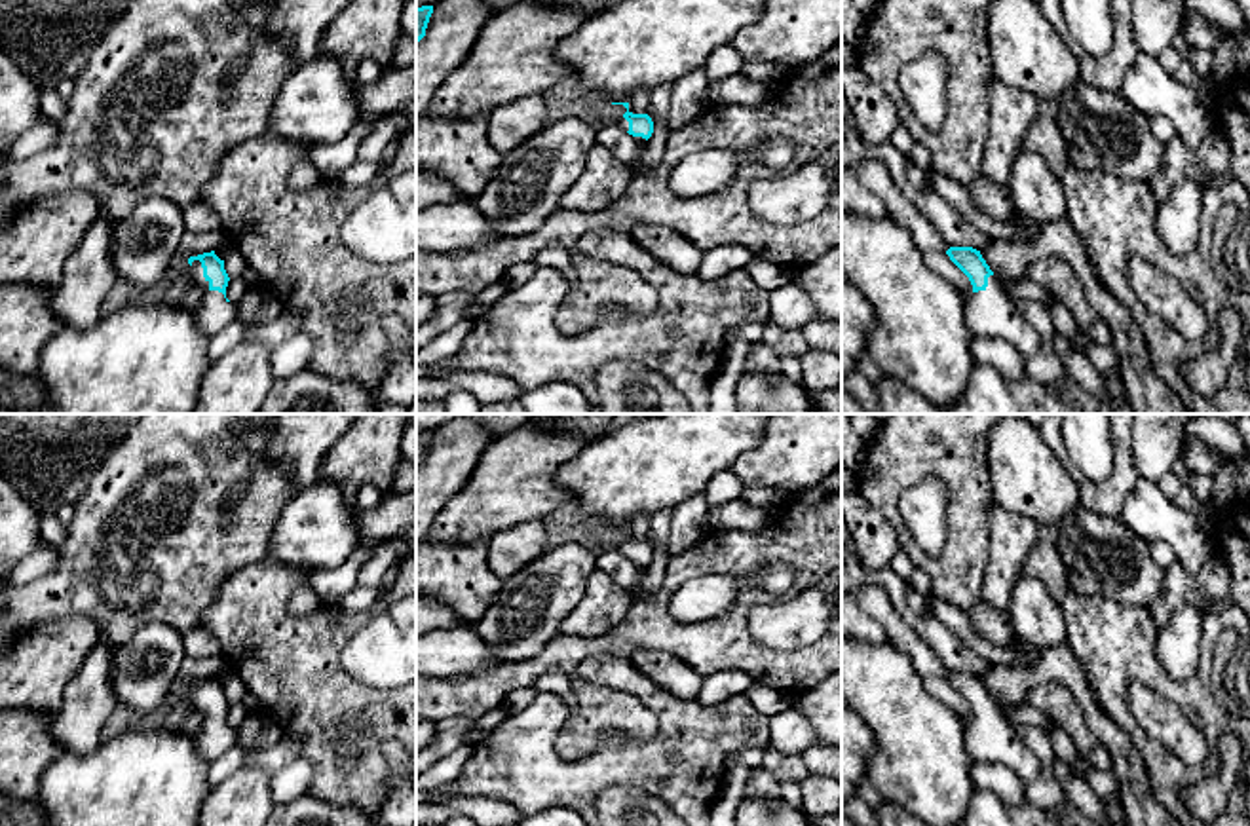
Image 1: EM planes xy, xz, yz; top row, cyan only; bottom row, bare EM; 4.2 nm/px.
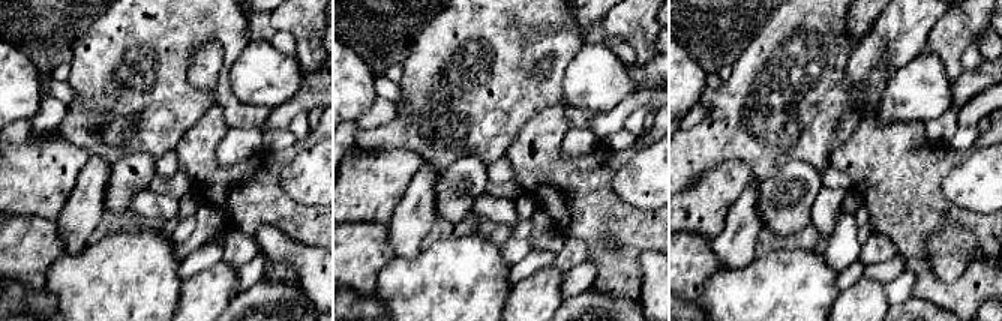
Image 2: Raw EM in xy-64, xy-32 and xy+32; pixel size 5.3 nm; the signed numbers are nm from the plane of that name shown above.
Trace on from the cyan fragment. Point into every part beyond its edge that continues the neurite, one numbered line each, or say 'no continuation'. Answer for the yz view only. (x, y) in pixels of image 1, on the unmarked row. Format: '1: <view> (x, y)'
1: yz (990, 737)

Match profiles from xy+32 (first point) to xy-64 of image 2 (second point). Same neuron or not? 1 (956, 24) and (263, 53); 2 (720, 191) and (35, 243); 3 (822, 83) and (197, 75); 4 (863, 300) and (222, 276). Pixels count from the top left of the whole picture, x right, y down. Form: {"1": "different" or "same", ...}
{"1": "different", "2": "different", "3": "different", "4": "same"}

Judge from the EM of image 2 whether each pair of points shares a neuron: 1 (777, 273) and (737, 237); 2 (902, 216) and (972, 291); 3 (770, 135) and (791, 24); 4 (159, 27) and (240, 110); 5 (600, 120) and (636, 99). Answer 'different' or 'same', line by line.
1: different
2: same
3: same
4: same
5: same

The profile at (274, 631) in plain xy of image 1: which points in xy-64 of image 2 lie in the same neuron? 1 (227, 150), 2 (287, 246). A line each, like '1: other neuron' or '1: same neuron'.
1: other neuron
2: other neuron

